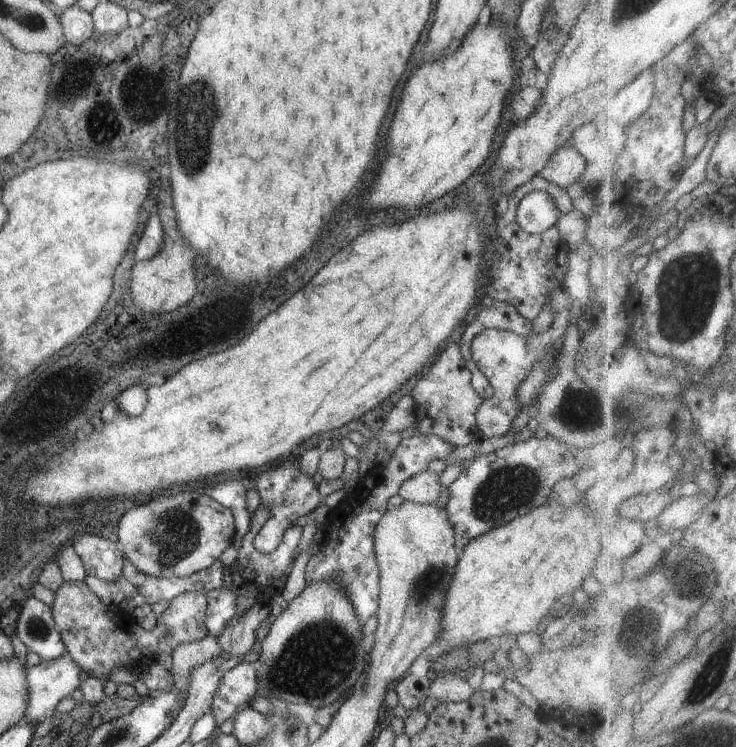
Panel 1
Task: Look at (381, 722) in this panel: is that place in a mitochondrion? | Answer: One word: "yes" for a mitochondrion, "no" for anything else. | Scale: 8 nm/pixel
no

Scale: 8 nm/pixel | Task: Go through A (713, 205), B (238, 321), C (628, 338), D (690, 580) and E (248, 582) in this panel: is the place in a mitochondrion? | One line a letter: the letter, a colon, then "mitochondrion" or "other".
A: other
B: other
C: other
D: mitochondrion
E: other

